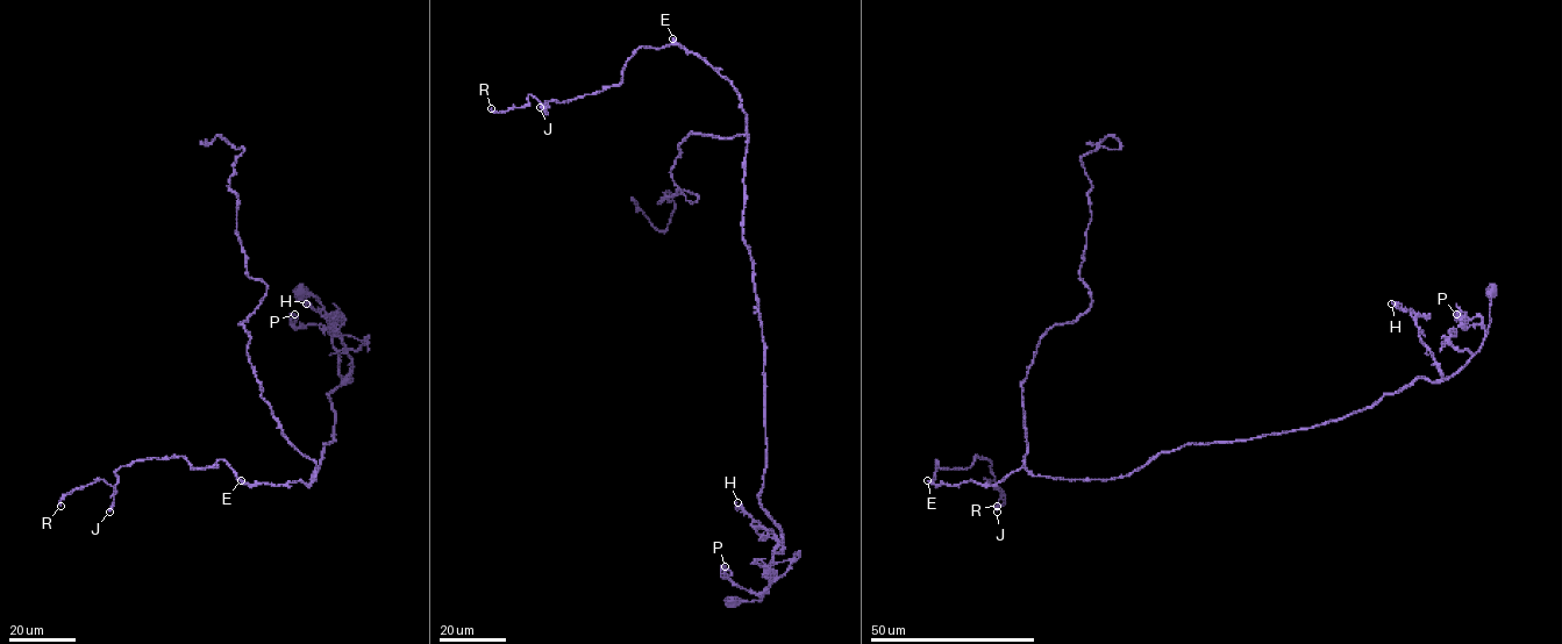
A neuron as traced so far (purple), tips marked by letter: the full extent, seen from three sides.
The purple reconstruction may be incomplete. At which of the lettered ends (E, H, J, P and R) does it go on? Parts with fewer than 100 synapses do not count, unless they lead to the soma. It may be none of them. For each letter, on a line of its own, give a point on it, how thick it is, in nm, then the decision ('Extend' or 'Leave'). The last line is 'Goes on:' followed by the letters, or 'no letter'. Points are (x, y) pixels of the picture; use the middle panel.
E: Place: (672, 38). Thickness 320 nm. Leave
H: Place: (737, 502). Thickness 150 nm. Leave
J: Place: (540, 107). Thickness 360 nm. Leave
P: Place: (725, 566). Thickness 190 nm. Leave
R: Place: (491, 108). Thickness 280 nm. Leave
Goes on: no letter

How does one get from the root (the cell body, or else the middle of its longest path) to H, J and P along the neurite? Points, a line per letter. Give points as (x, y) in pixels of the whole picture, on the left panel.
H: (301, 293), (312, 294), (323, 307), (344, 378), (350, 358), (339, 330), (322, 309), (306, 303)
J: (301, 293), (350, 378), (328, 394), (333, 442), (309, 486), (148, 458), (115, 471), (109, 512)
P: (301, 293), (312, 294), (319, 301), (330, 331), (319, 324), (293, 327), (290, 315), (294, 314)

